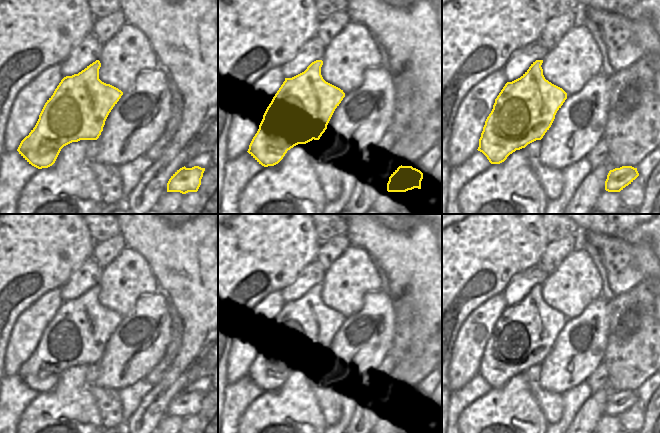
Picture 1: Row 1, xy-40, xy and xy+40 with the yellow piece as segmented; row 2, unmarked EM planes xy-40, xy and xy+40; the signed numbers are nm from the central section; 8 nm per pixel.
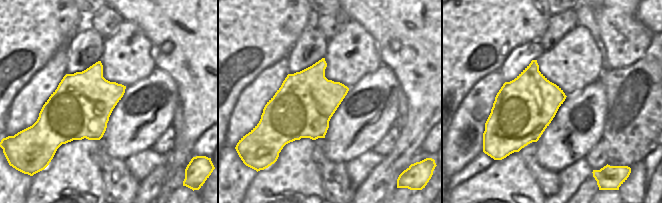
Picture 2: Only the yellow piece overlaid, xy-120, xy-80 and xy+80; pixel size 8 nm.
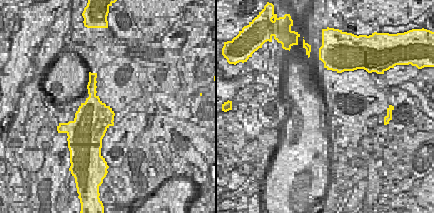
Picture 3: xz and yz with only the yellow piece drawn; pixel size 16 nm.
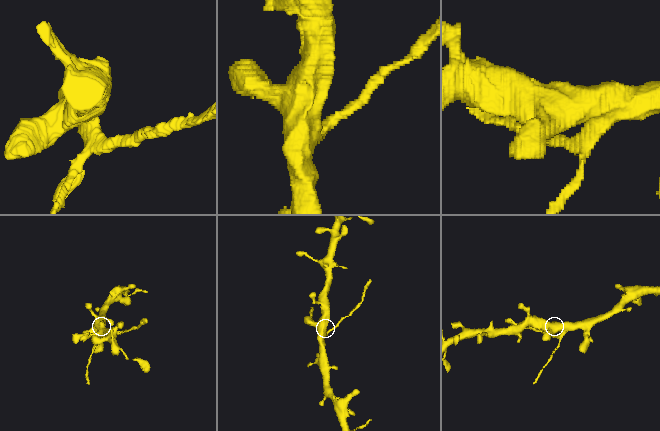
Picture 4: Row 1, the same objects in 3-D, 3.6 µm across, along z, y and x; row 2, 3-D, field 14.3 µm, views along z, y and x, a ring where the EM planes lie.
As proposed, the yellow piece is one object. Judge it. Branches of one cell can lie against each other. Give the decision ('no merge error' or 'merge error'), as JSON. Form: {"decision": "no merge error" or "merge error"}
{"decision": "merge error"}

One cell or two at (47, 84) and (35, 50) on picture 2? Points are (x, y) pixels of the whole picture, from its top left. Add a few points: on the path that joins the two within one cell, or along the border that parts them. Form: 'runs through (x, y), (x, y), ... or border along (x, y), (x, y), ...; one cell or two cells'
border along (57, 50), (25, 84); two cells

